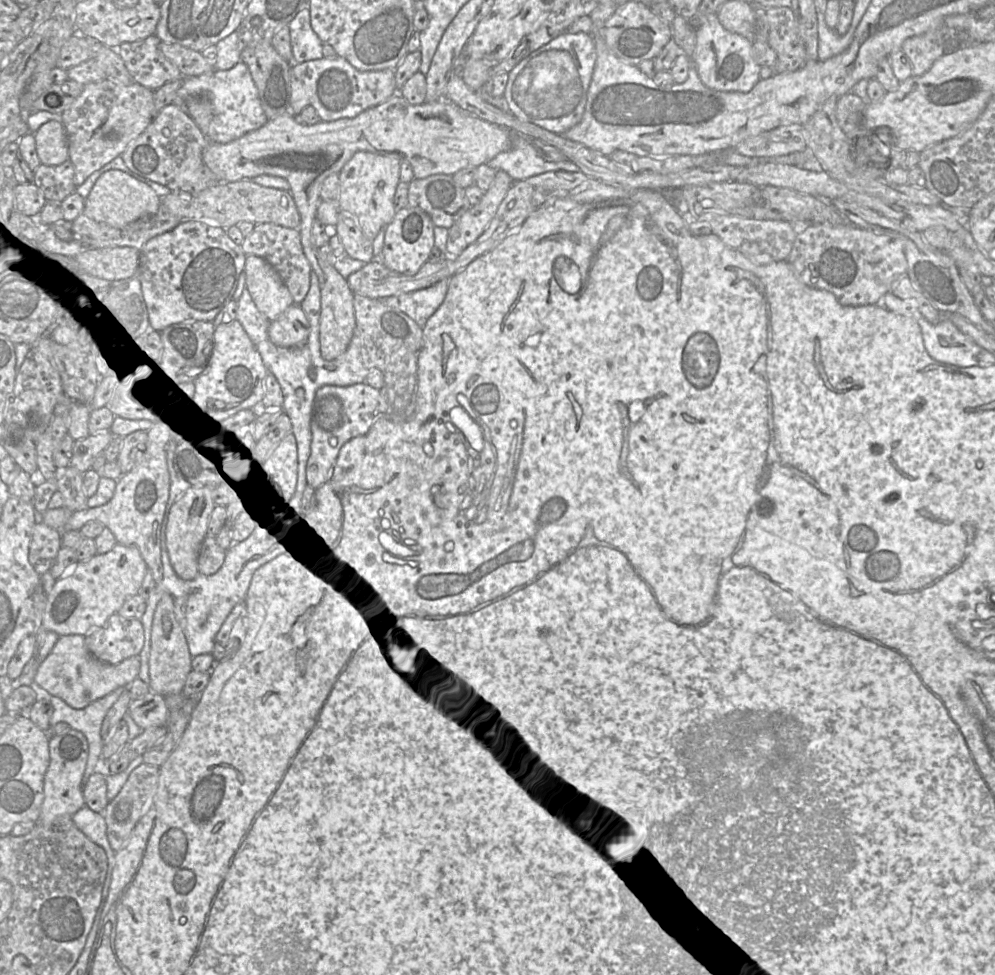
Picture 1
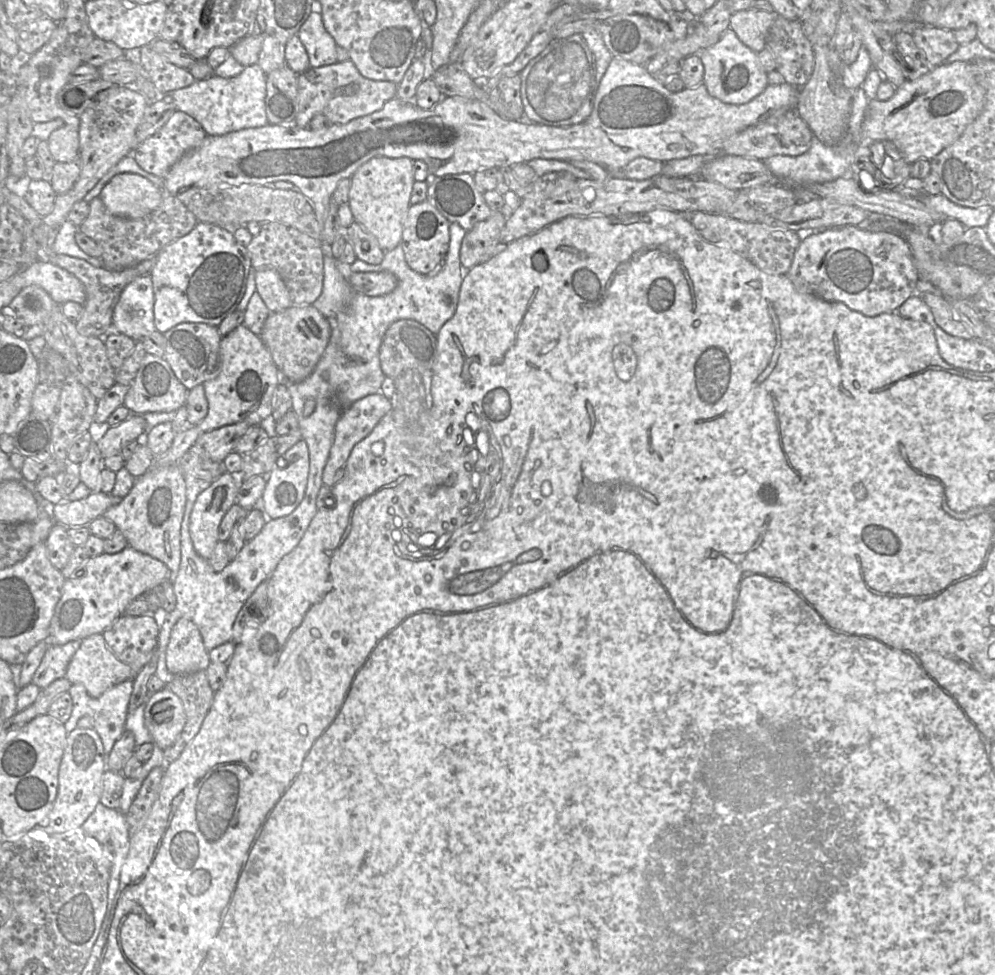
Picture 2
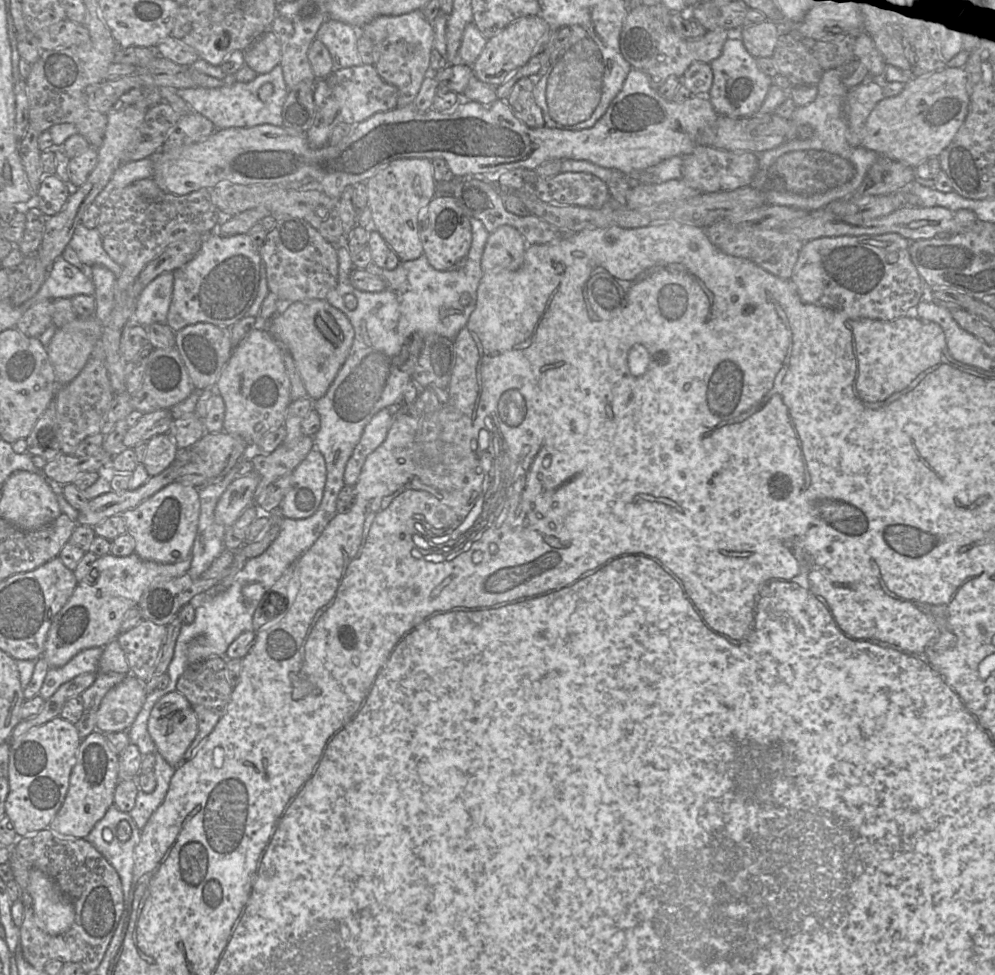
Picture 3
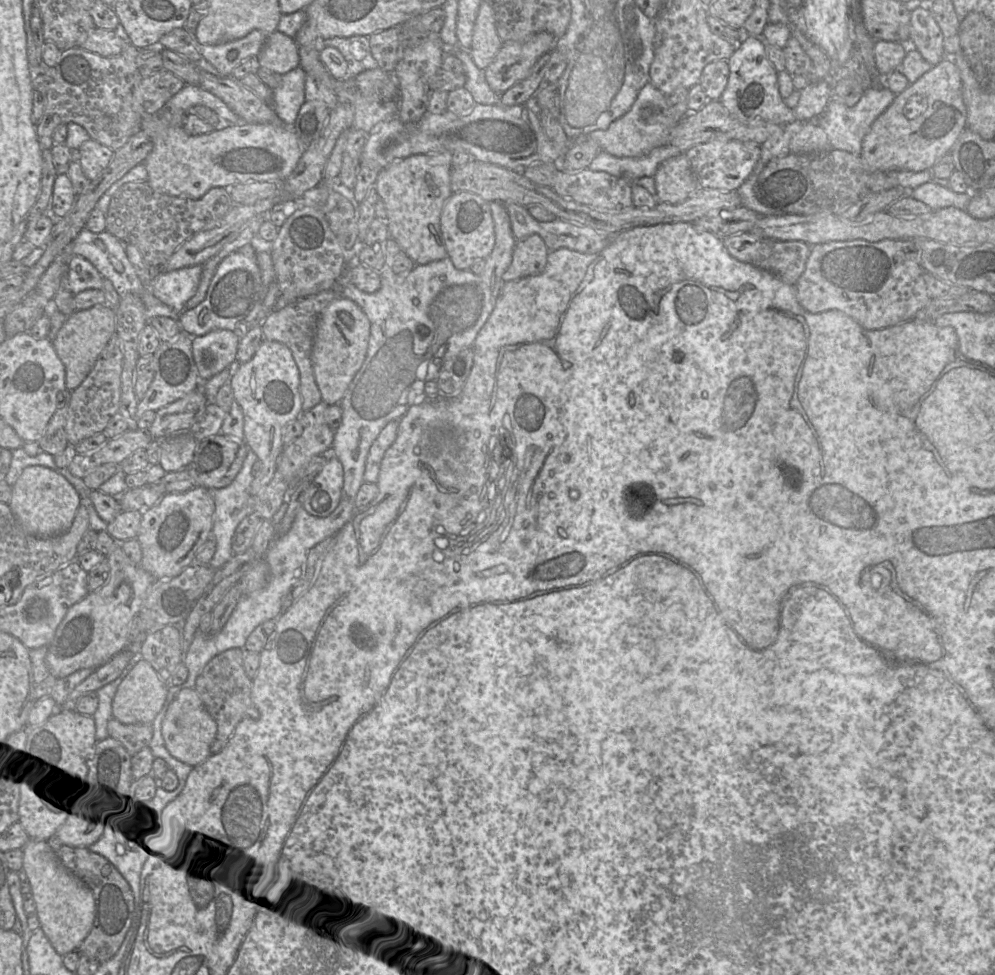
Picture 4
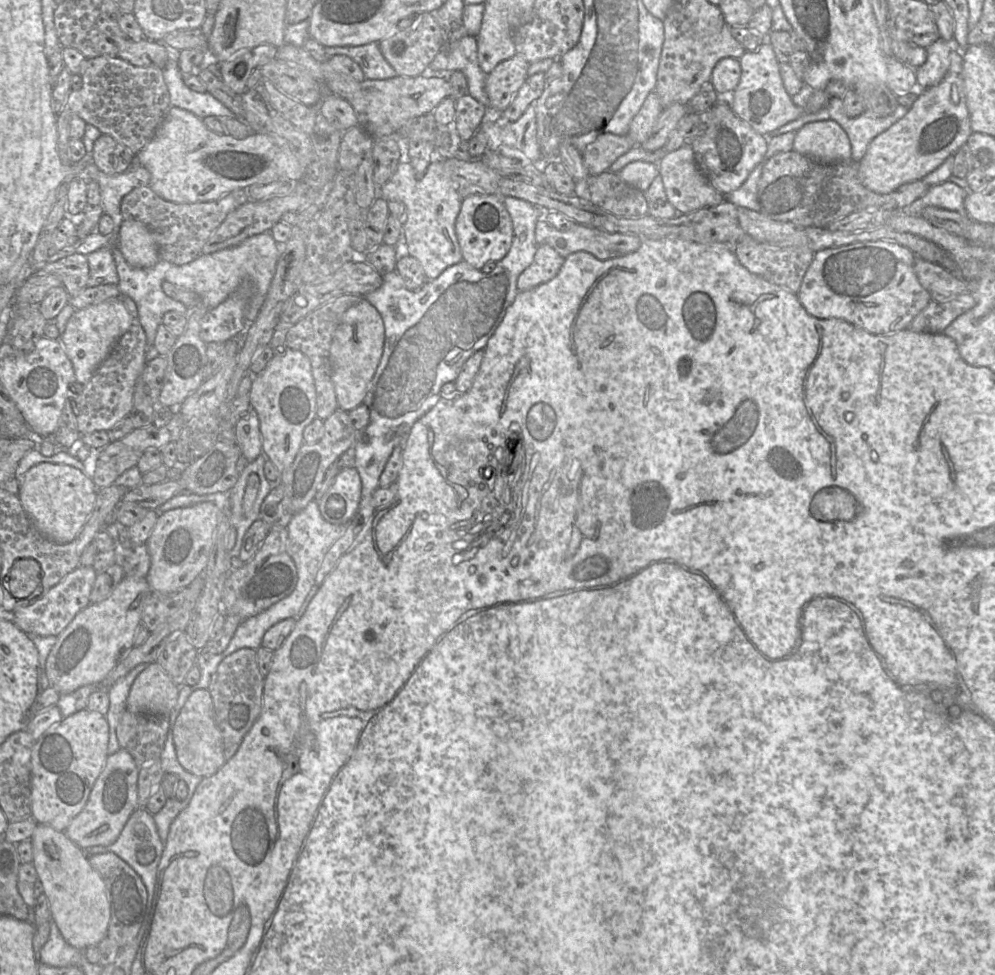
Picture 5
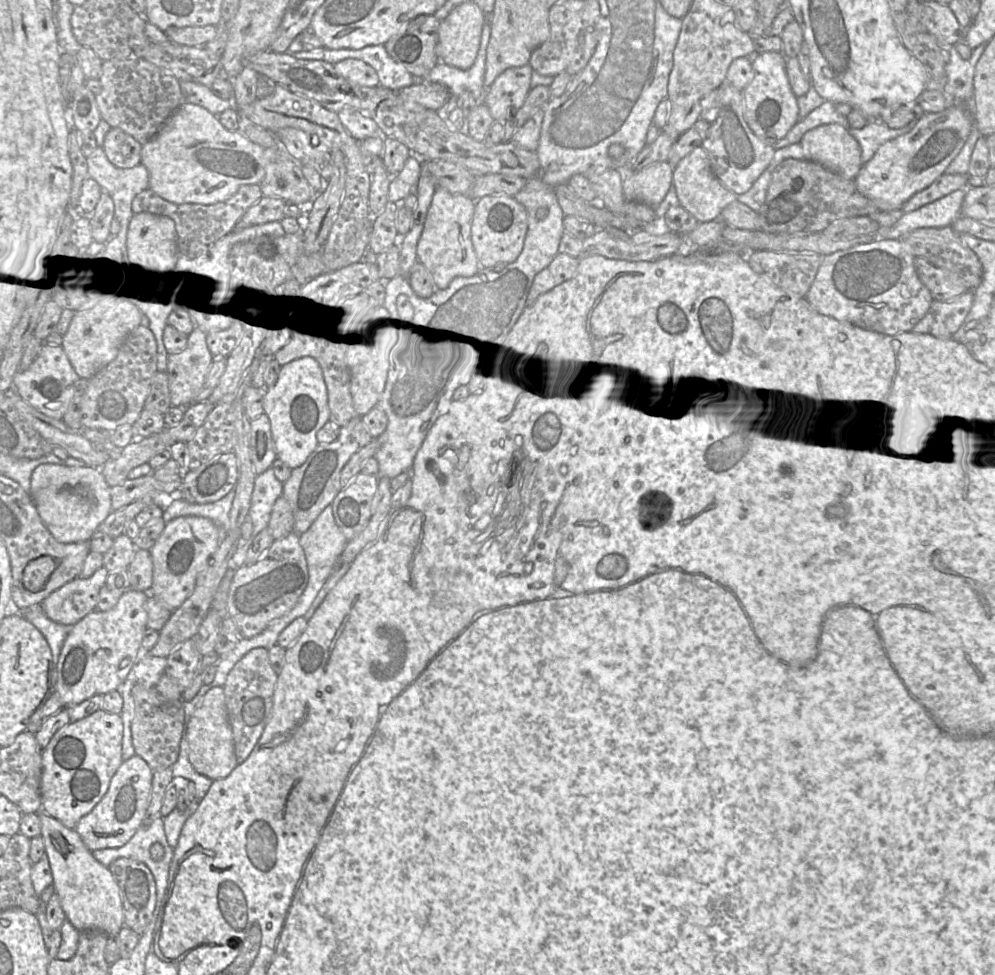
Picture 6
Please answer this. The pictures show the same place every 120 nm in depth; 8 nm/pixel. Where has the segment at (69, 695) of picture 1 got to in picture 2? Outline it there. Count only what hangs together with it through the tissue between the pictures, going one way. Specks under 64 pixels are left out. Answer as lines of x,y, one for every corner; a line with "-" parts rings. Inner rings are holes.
93,634
80,641
70,660
65,678
72,685
83,685
91,697
99,697
109,688
132,680
130,667
116,658
102,634

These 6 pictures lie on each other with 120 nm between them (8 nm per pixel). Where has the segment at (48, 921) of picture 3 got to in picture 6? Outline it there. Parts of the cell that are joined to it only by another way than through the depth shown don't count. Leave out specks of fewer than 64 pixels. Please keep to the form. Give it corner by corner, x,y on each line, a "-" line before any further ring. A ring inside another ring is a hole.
40,809
45,855
53,875
53,887
68,920
80,933
98,932
115,937
124,927
120,890
109,869
92,856
79,834

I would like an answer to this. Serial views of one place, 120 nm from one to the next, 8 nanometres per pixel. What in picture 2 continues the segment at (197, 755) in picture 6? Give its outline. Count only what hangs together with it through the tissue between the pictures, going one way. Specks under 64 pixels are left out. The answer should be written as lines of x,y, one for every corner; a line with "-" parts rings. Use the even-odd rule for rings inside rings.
167,688
156,692
145,703
144,724
161,750
172,746
186,723
180,698

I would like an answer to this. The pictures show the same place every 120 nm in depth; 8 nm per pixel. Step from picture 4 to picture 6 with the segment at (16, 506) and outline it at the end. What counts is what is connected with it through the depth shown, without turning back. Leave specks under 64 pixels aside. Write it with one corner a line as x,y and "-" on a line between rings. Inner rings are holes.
41,464
32,473
29,494
41,520
57,541
90,542
99,525
112,512
110,488
96,467

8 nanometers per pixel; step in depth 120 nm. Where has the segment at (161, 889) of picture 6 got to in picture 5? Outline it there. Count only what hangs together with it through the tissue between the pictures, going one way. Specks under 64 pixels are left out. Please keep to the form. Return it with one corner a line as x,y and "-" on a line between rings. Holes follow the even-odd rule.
138,807
129,817
117,840
109,846
93,846
85,850
88,855
112,852
131,866
143,880
148,894
148,908
155,891
157,868
163,853
162,842
153,815
145,808

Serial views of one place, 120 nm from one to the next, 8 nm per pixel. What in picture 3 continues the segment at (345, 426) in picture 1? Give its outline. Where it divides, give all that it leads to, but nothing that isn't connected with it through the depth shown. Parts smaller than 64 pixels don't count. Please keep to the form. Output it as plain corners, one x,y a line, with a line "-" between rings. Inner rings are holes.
382,409
365,426
345,467
344,482
347,486
354,486
357,483
367,456
384,442
391,419
390,409

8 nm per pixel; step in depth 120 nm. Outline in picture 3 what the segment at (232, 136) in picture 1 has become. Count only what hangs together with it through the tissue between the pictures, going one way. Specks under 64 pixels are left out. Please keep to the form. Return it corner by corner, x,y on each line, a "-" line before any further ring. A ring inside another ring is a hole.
280,65
257,76
249,82
235,82
216,88
177,88
175,93
188,103
192,112
210,120
216,129
231,127
253,127
262,124
282,126
282,108
288,94
288,86
283,78
-
264,84
272,84
273,91
264,100
259,98
259,90

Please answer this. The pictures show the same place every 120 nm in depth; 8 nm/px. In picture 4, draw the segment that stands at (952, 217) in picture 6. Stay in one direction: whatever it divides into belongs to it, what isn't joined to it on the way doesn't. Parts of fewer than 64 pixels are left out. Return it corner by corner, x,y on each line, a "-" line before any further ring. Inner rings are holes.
927,182
912,189
905,191
906,198
913,198
928,205
932,210
955,207
966,211
967,206
973,197
970,193
957,193
950,188

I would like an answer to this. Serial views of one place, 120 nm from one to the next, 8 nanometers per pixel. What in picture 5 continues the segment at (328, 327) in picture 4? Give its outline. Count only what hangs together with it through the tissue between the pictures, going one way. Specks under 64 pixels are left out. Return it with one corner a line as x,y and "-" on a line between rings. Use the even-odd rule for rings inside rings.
367,300
357,302
343,314
330,347
331,378
341,410
348,412
362,405
381,360
384,339
385,330
381,315

